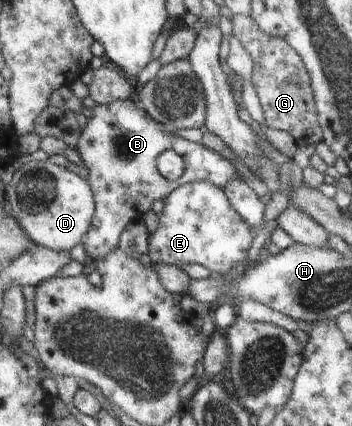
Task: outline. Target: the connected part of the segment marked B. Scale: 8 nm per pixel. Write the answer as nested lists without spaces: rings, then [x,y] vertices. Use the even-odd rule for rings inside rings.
[[[131,98],[115,101],[107,106],[97,105],[93,109],[93,117],[89,119],[86,128],[81,130],[76,150],[82,159],[82,167],[90,170],[88,182],[94,195],[95,212],[90,230],[88,230],[83,241],[86,253],[93,260],[106,256],[108,252],[114,252],[116,246],[119,246],[120,234],[122,234],[122,230],[126,228],[128,222],[142,221],[144,214],[151,209],[152,203],[156,200],[164,200],[174,188],[191,181],[200,180],[209,181],[211,184],[223,188],[230,180],[242,179],[242,176],[235,172],[230,160],[201,146],[199,143],[196,144],[180,138],[176,134],[169,133],[165,130],[164,125],[155,122],[143,109],[138,108]],[[165,150],[174,150],[184,159],[184,174],[176,180],[169,181],[163,178],[158,171],[156,159]]]

